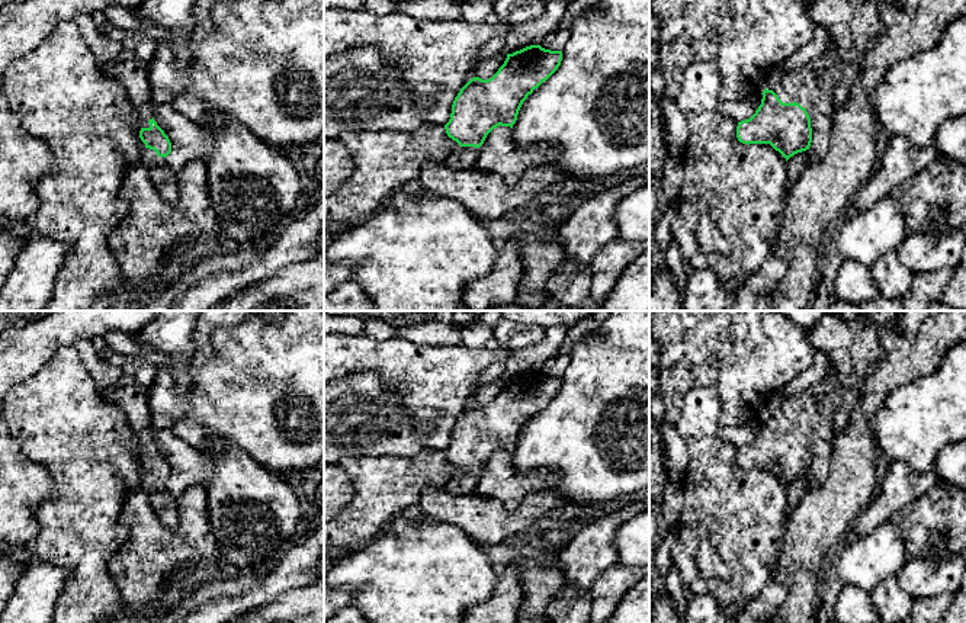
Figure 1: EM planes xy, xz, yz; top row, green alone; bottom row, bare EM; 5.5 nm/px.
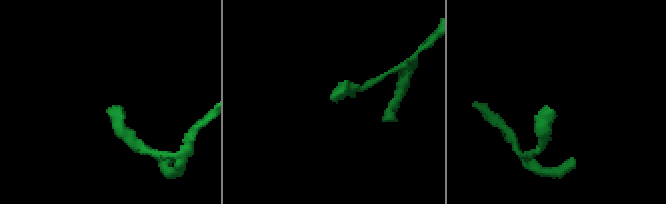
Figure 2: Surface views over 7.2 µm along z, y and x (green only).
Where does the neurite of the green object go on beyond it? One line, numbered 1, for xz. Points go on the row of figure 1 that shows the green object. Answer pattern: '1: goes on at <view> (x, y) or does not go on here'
1: goes on at xz (465, 157)

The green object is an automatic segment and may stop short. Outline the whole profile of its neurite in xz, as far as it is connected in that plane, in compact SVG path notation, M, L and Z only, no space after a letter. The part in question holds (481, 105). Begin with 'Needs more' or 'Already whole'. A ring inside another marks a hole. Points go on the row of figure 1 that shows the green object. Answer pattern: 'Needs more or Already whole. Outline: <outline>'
Needs more. Outline: M530 45L507 54L491 78L471 78L455 97L445 125L447 137L460 145L445 164L453 170L475 167L487 135L500 125L513 128L523 102L558 70L561 61L562 51Z

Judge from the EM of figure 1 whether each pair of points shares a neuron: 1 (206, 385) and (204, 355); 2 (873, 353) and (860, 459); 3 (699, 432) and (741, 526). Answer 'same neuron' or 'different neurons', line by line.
1: different neurons
2: different neurons
3: same neuron

